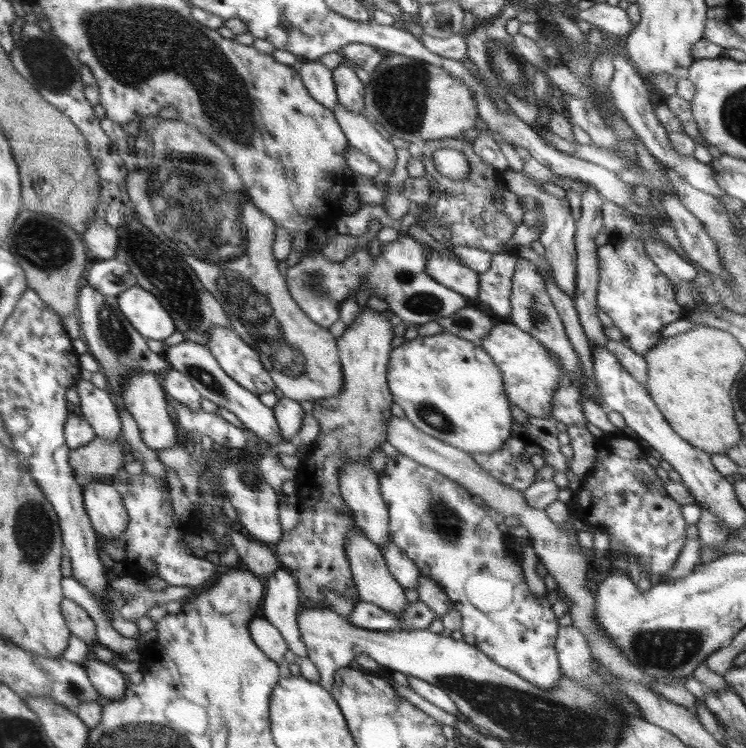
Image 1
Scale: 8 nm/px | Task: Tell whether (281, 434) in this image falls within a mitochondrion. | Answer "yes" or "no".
no

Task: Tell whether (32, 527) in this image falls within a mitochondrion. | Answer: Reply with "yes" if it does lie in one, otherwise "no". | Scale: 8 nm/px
yes

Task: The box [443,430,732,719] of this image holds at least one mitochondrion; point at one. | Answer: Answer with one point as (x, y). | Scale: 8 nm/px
(662, 648)

